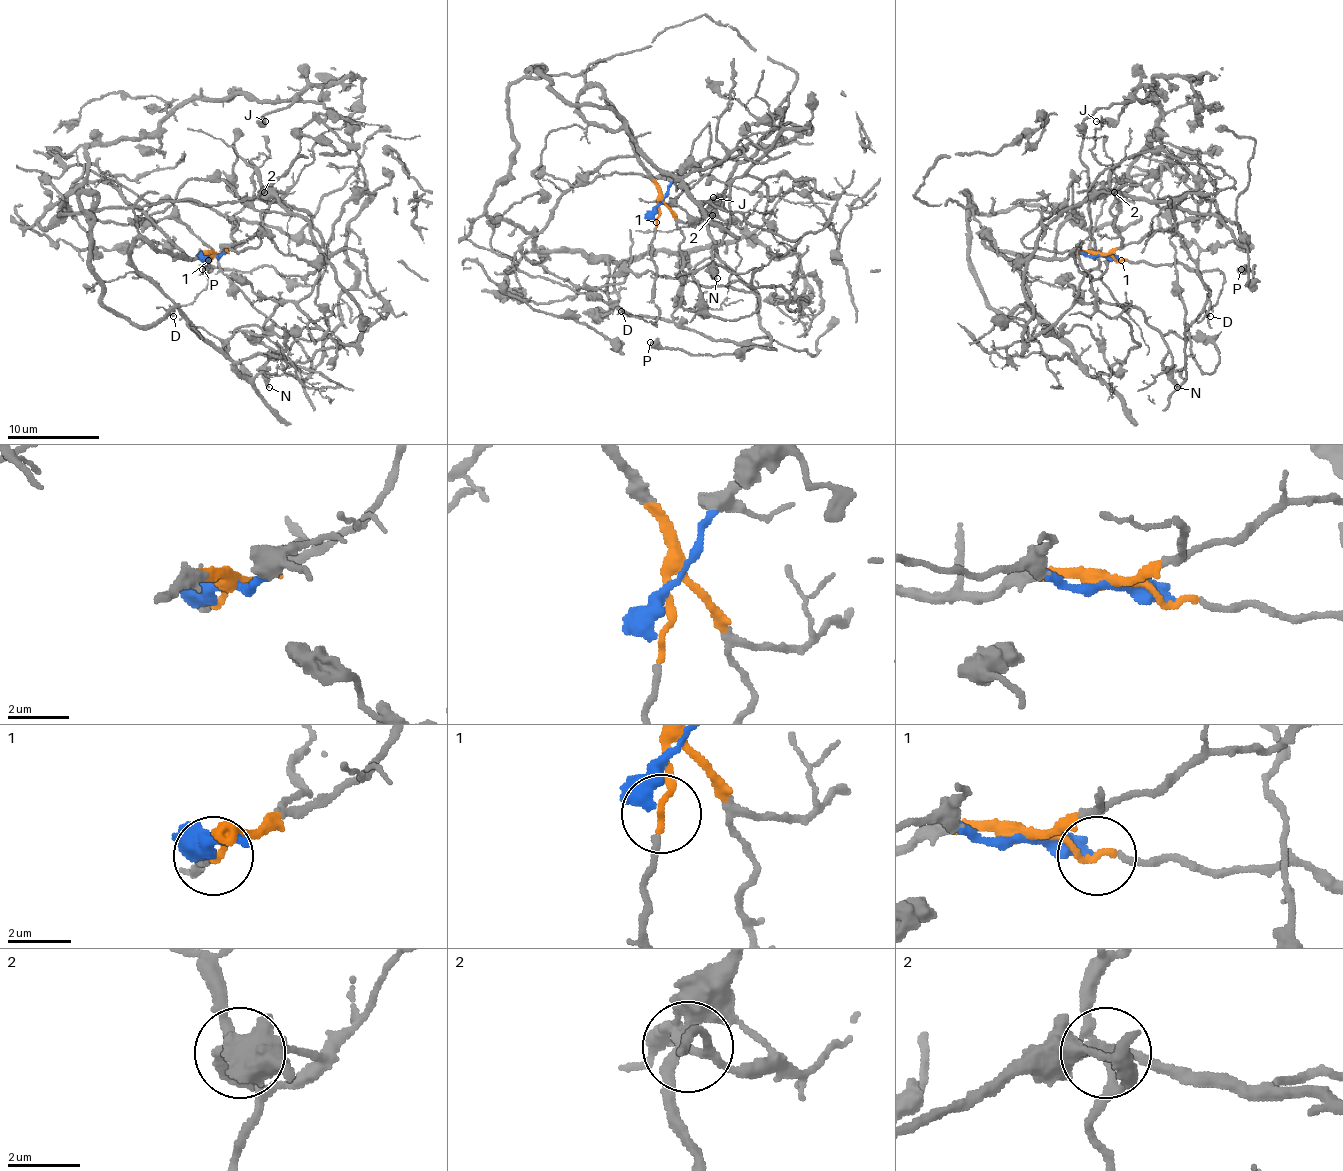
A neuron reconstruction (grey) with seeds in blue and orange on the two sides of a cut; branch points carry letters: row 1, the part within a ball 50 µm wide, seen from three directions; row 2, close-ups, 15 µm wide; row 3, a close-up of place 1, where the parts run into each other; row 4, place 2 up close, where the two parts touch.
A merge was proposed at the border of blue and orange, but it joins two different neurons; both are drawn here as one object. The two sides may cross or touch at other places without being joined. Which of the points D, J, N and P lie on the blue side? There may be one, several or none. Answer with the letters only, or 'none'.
J, N, P

